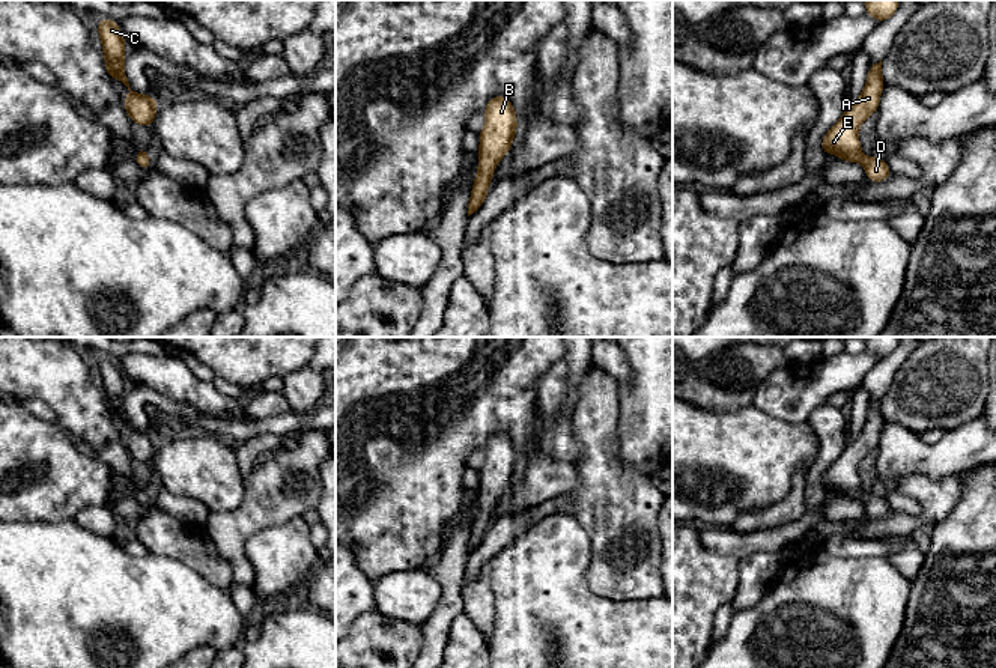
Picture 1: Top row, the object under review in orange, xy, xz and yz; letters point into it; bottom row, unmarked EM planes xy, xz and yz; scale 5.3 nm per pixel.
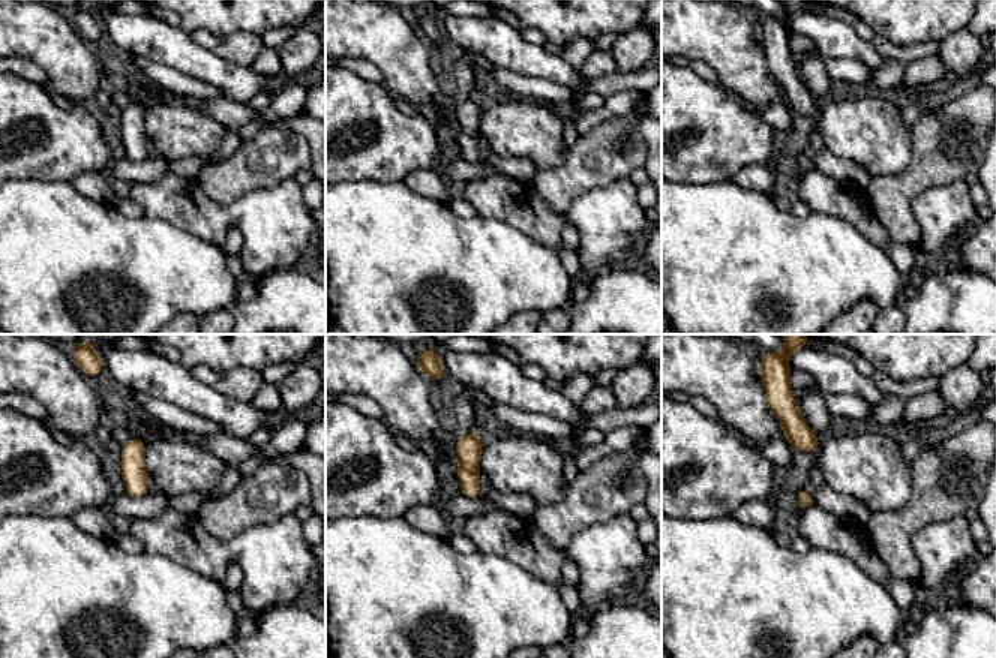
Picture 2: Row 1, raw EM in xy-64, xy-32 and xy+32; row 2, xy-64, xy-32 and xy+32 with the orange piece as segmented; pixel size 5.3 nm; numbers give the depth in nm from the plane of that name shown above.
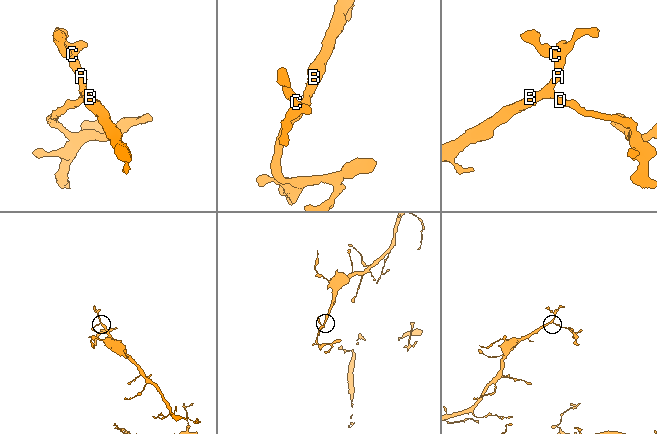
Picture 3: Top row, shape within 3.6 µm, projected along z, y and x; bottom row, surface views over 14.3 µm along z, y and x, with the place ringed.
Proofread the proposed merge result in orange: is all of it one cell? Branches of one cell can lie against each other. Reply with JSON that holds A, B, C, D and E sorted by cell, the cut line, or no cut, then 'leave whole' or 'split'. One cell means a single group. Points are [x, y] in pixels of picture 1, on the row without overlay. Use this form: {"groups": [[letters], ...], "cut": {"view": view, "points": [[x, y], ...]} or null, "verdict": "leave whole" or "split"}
{"groups": [["A", "B", "C", "D", "E"]], "cut": null, "verdict": "leave whole"}

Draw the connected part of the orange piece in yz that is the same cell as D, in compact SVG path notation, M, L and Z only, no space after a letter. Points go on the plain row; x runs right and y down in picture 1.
M880 397L868 406L867 421L861 433L853 442L846 444L843 454L821 477L824 492L835 490L841 498L861 499L871 519L882 519L892 512L885 496L862 492L858 475L861 460L879 445L883 423Z

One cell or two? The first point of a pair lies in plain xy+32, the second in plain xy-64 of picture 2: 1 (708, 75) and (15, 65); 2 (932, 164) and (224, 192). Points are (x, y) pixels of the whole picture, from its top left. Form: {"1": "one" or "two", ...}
{"1": "one", "2": "one"}

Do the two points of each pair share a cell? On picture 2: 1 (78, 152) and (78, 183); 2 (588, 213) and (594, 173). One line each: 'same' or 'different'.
1: different
2: different

